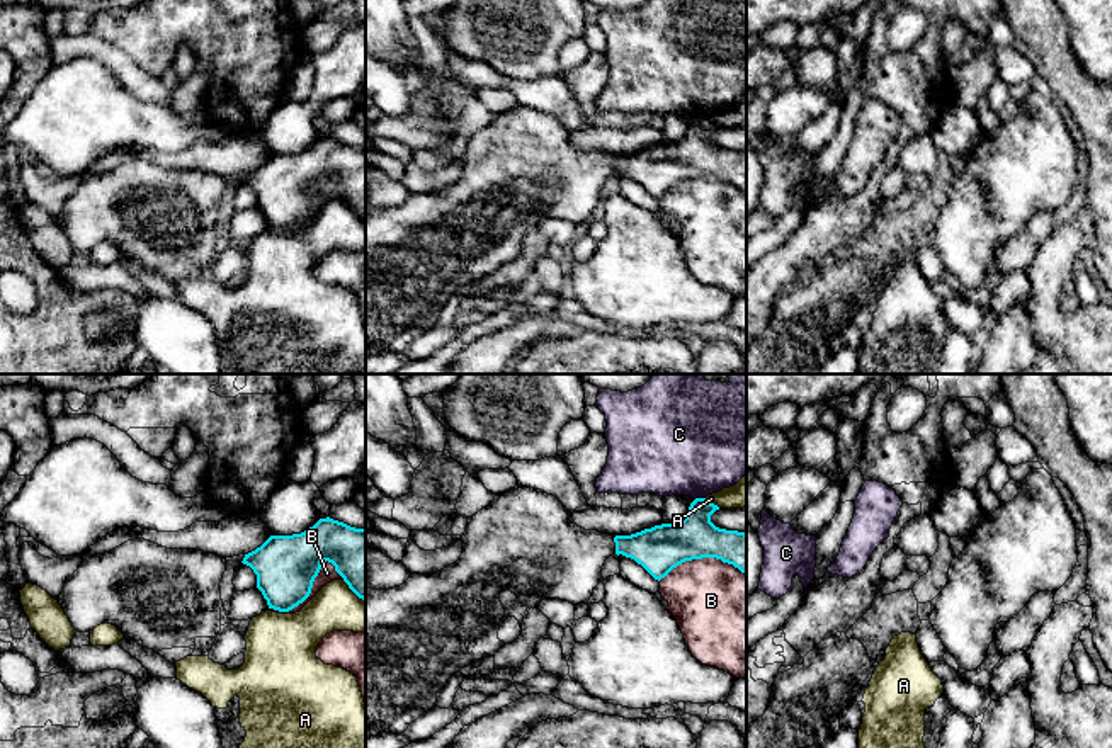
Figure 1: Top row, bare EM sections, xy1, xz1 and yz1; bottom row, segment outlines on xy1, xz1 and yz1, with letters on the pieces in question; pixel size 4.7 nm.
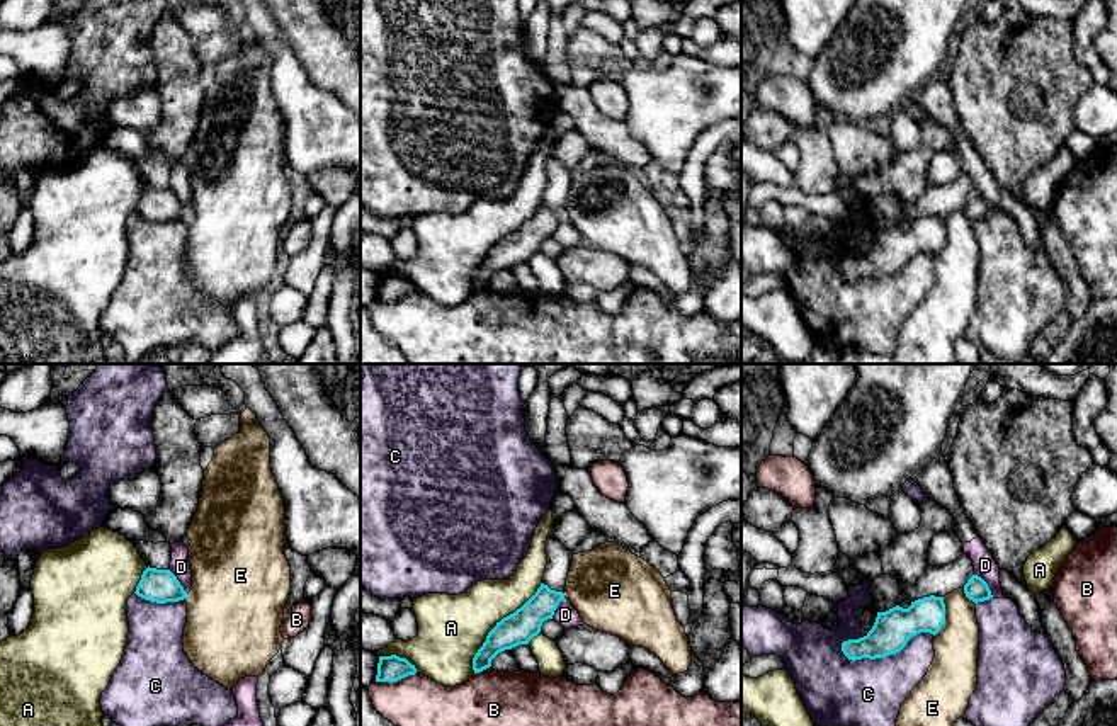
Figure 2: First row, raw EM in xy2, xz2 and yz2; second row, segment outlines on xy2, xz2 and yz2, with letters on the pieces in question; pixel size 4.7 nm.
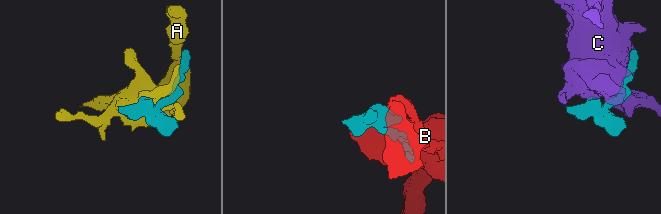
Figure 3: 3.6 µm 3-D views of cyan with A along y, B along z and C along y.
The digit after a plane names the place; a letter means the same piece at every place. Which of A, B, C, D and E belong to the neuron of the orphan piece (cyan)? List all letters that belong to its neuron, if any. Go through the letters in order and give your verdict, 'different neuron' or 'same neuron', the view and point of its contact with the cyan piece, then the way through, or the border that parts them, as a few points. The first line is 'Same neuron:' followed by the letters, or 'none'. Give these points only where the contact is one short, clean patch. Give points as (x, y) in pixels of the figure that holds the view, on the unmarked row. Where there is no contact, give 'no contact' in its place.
Same neuron: none
A: different neuron; meets cyan in xz2 at (495, 245)
B: different neuron; meets cyan in xy1 at (312, 206)
C: different neuron; meets cyan in yz2 at (886, 274)
D: different neuron; meets cyan in yz2 at (986, 204); border along yz2 (975, 192), (986, 203), (993, 216)
E: different neuron; meets cyan in yz2 at (944, 235); border along yz2 (944, 216), (944, 243), (934, 254)

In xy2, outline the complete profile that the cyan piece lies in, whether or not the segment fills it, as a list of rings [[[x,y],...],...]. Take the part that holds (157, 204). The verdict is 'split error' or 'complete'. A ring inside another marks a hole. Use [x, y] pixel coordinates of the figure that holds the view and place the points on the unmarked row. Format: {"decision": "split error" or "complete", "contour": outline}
{"decision": "complete", "contour": [[[146,187],[134,211],[138,216],[156,221],[179,221],[187,216],[187,211],[170,189]]]}

